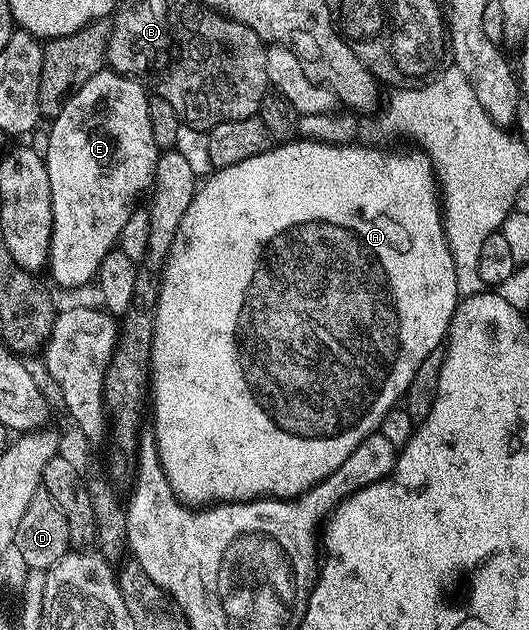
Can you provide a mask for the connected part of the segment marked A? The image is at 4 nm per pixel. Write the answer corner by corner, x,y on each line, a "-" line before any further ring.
290,141
280,145
270,146
269,150
255,157
247,157
247,161
239,161
239,165
222,167
214,170
209,180
200,184
199,190
193,197
193,205
183,213
173,238
173,244
164,264
165,272
159,275
159,309
153,313
153,340
149,346
147,366
147,383
153,386
153,436
151,442
157,448
157,456
169,487
180,502
186,505
216,505
219,503
240,503
272,497
275,499
293,499
297,495
309,491
317,483
323,482
351,453
380,428
383,417
388,411
394,410
404,400
405,391
411,385
411,377
415,377
415,369
427,361
427,357
438,350
446,342
449,321
453,310
459,302
456,289
456,277
452,265
452,257
445,240
442,212
439,210
439,190
437,180
429,158
424,153
416,153
410,159
400,159
397,155
384,155
380,146
357,145
354,151
349,145
334,145
316,141

